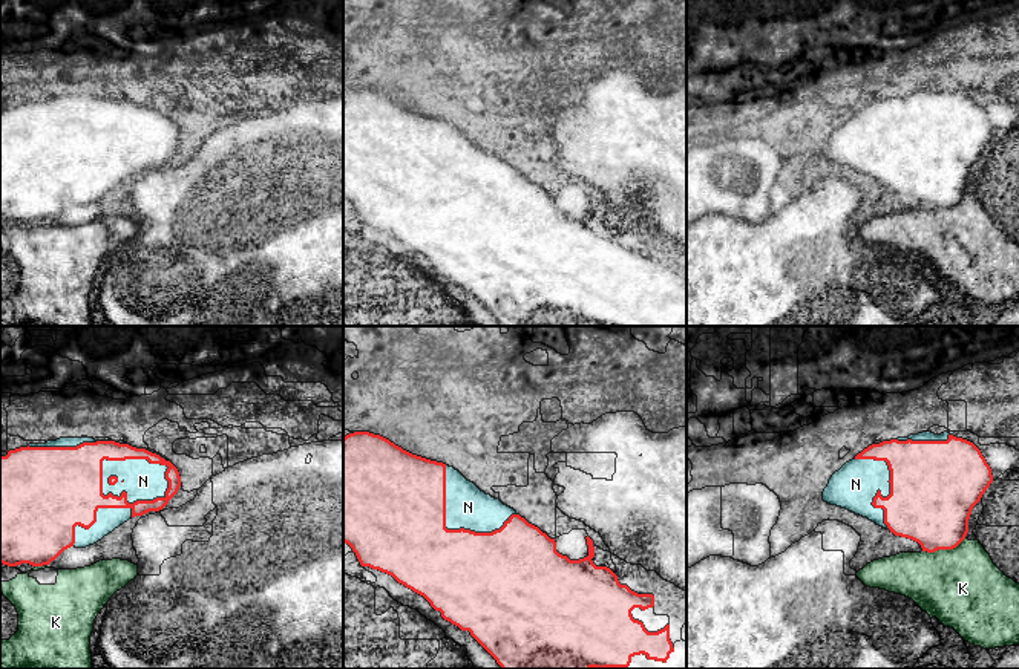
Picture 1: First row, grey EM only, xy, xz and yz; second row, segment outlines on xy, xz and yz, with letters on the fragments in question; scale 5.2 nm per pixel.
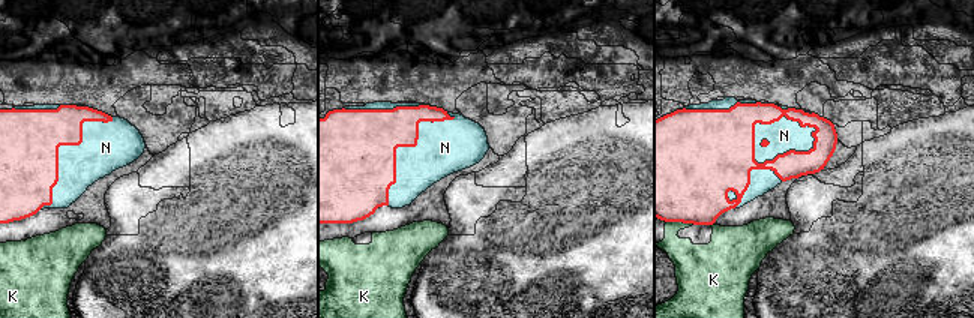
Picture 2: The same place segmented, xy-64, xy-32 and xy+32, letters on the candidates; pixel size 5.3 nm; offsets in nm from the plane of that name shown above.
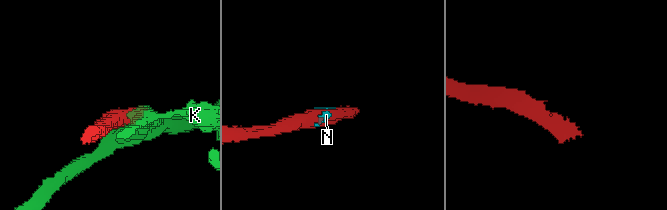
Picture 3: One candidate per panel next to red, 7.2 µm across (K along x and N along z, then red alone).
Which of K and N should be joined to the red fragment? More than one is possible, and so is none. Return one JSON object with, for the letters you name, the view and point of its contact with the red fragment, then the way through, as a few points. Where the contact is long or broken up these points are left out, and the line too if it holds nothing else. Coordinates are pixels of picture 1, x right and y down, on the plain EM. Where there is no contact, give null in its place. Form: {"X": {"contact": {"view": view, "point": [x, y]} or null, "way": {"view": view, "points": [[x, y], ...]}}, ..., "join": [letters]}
{"N": {"contact": {"view": "xy", "point": [120, 117]}}, "join": ["N"]}

